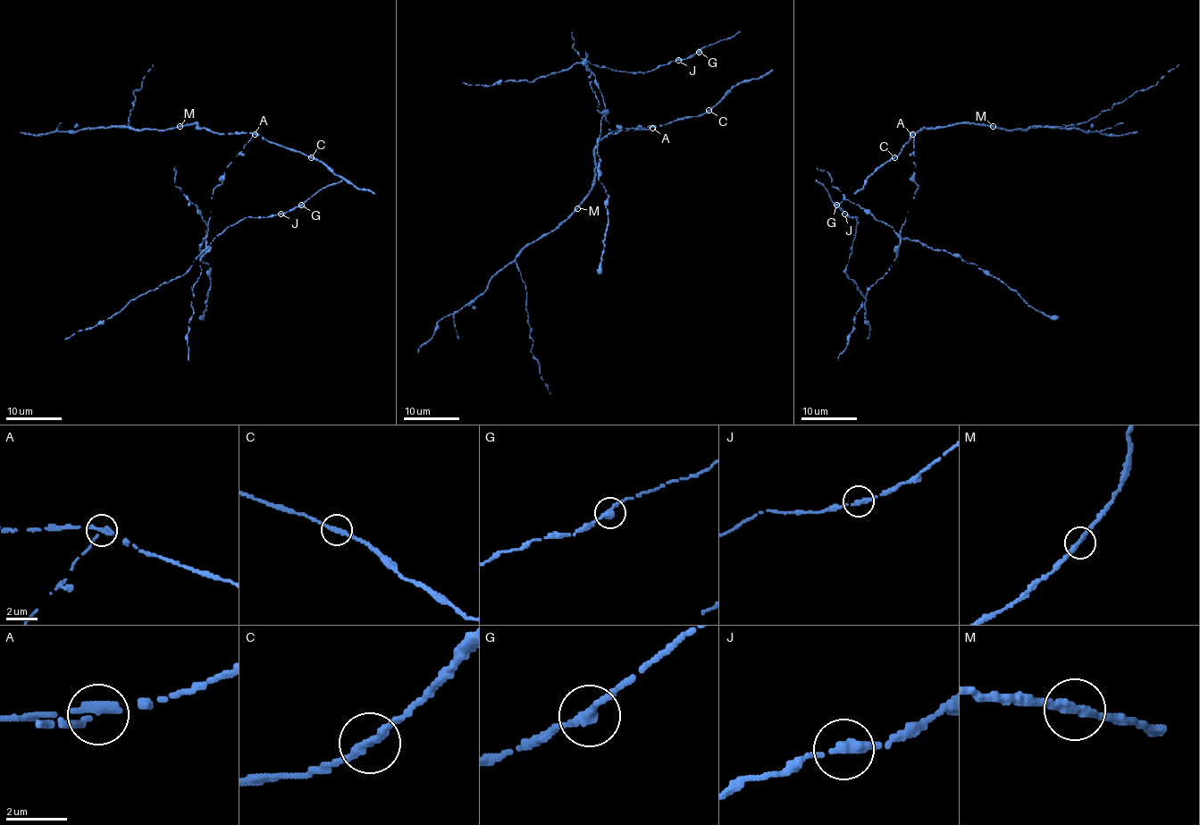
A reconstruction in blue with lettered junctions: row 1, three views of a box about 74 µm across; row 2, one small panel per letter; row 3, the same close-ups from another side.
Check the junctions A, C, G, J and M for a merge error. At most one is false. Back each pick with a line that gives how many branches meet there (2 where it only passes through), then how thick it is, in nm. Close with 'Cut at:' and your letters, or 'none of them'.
A: Branches: 2. Thickness 320 nm
Cut at: A

